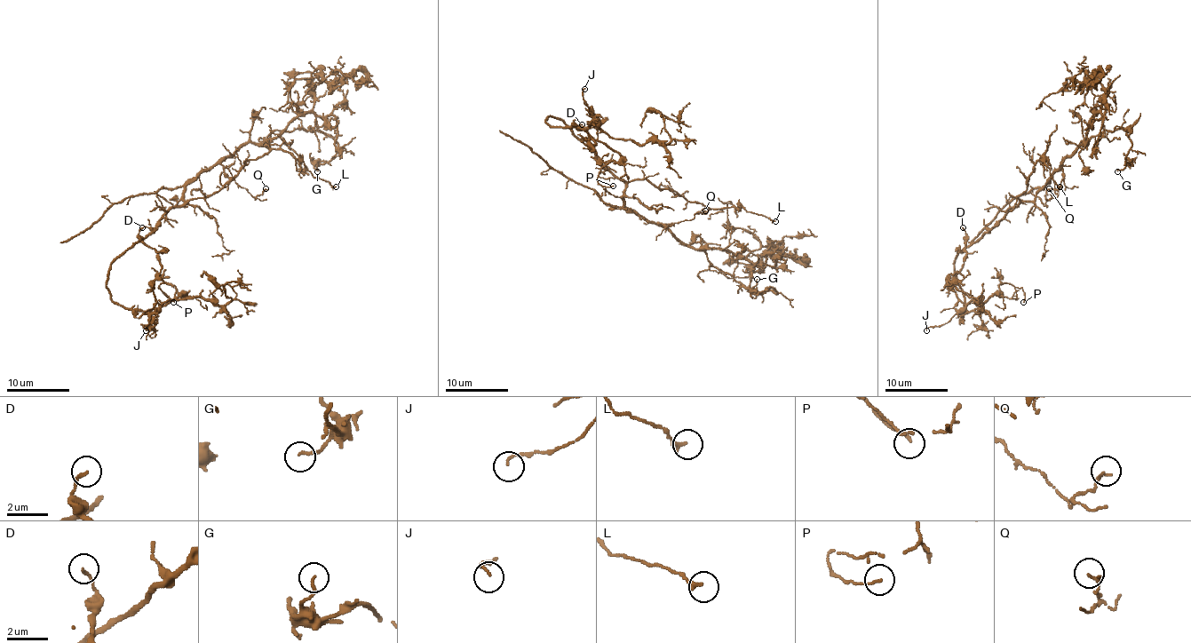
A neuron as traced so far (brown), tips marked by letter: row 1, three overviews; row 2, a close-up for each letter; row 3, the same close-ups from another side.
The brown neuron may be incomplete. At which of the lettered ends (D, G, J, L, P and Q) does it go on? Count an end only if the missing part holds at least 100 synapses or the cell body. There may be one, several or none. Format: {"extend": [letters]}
{"extend": []}

